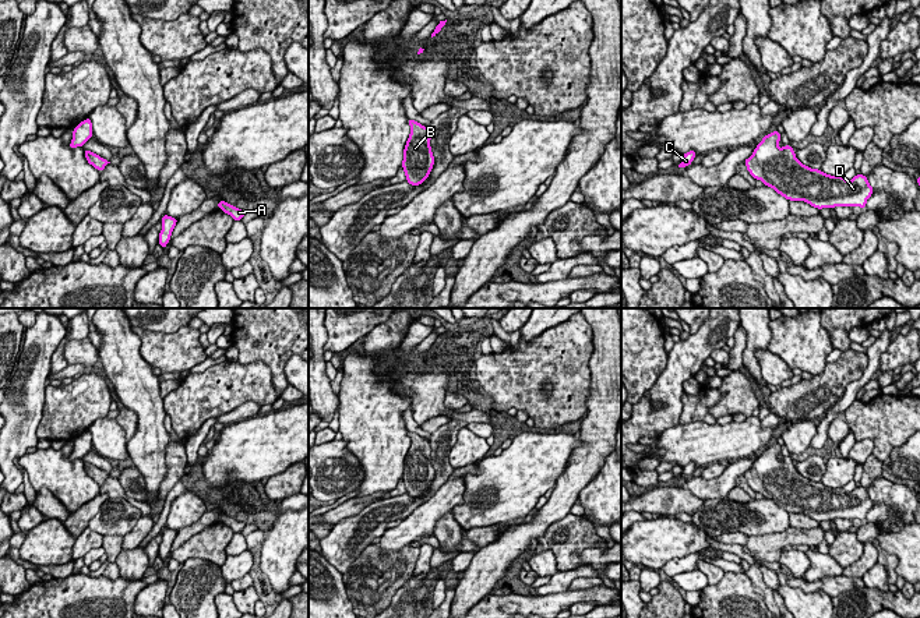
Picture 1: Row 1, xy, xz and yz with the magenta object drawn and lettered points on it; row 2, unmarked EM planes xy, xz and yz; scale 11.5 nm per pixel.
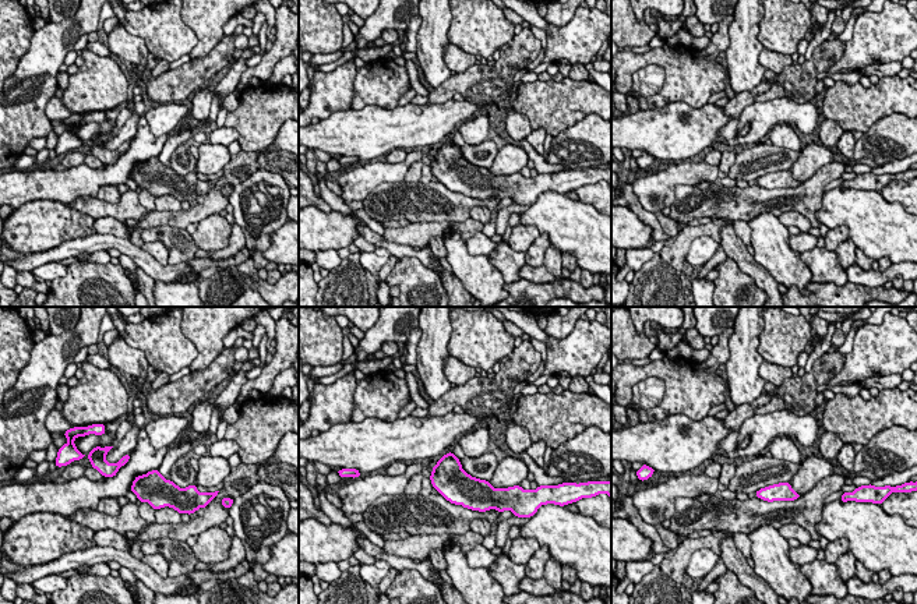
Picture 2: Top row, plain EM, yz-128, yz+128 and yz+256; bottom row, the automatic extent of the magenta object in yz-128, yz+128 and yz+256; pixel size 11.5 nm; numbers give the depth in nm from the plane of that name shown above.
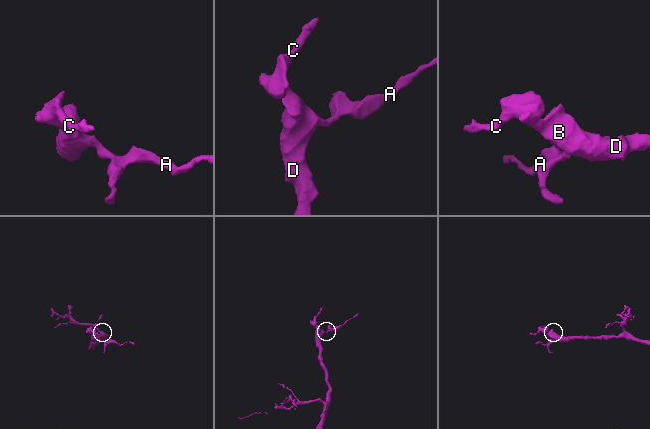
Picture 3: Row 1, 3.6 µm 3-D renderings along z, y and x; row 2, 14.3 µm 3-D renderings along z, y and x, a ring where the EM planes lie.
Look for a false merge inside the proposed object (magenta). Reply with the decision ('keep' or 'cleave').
keep

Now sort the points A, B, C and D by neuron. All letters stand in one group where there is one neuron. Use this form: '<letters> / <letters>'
A B C D

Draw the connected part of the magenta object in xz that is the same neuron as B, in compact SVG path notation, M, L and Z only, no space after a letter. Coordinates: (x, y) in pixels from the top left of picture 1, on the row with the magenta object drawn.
M408 119L412 127L403 149L402 169L406 181L413 187L422 184L434 166L434 156L430 146L430 130L420 123Z

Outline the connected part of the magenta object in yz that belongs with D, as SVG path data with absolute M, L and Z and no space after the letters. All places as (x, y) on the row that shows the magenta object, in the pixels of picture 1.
M779 131L766 134L752 155L744 160L748 173L773 188L789 201L804 201L817 209L835 206L866 208L874 188L867 176L856 174L852 180L831 176L803 165L790 145L779 148Z

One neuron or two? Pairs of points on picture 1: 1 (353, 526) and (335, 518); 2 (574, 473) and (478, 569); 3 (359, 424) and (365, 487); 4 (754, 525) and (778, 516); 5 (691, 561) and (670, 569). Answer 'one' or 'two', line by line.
1: two
2: one
3: one
4: one
5: one

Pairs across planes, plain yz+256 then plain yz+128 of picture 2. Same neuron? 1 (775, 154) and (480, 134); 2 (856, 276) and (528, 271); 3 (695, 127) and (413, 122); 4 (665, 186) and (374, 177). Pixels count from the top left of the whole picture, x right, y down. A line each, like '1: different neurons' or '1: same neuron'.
1: different neurons
2: same neuron
3: same neuron
4: same neuron

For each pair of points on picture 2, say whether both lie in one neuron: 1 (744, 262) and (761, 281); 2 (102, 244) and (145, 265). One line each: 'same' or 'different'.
1: same
2: same

